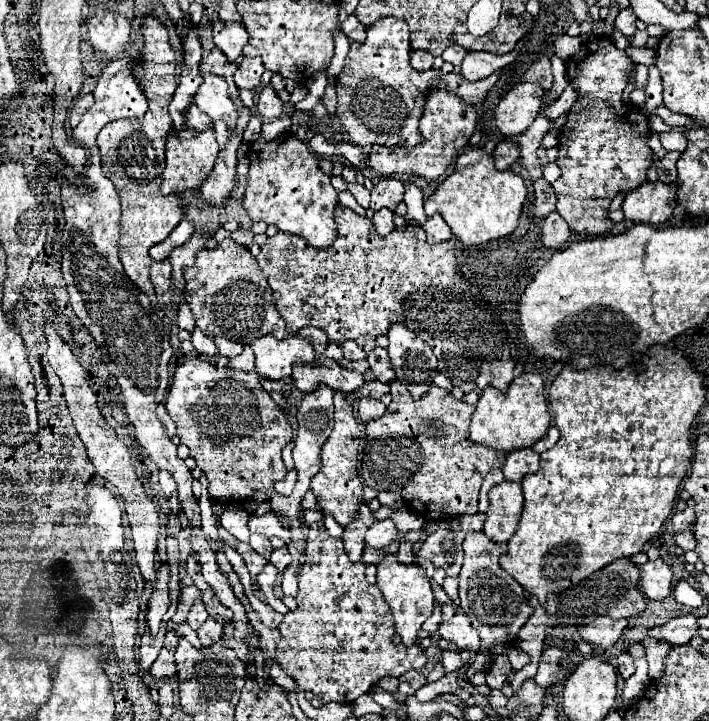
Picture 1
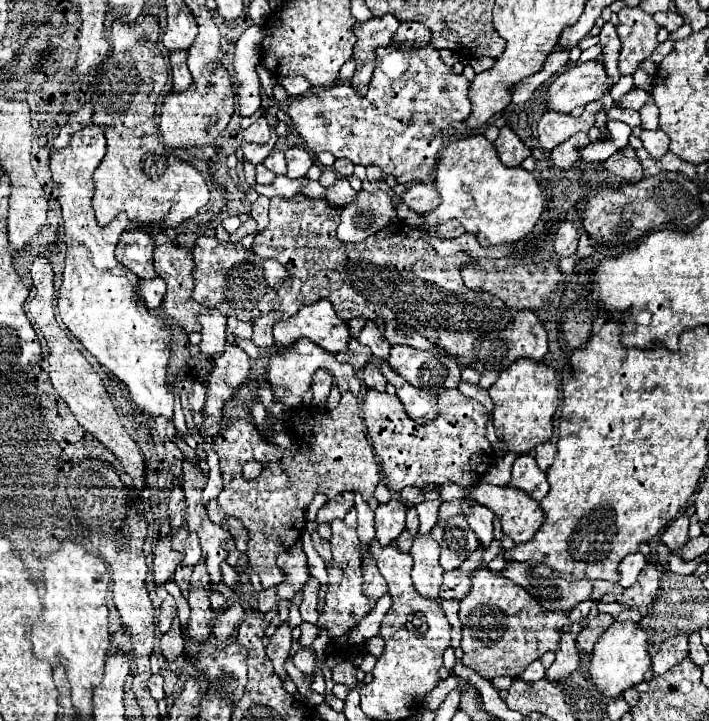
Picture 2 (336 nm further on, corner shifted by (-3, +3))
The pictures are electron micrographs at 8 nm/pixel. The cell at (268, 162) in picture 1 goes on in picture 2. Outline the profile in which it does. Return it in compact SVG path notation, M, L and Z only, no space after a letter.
M258 163L256 165L256 181L260 183L260 185L270 185L272 181L274 181L274 173L270 171L270 169L266 169L262 163Z

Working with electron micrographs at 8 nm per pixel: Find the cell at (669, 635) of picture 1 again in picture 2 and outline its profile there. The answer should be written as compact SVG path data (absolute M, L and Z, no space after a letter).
M688 635L670 637L660 645L660 651L652 657L652 671L654 675L662 675L686 657L688 657Z

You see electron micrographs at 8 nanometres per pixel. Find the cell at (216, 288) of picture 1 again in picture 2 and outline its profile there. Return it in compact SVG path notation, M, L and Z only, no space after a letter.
M198 237L194 255L194 289L192 295L200 305L214 307L226 317L252 321L268 311L278 311L276 289L284 283L286 271L276 259L262 259L246 251L240 243L220 243L216 237Z

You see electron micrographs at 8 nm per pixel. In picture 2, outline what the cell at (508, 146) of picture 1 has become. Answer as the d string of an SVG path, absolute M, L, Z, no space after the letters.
M502 127L500 129L500 135L498 139L494 141L494 147L498 151L498 157L504 165L508 167L518 167L528 155L530 155L530 149L520 141L520 137L510 131L508 127Z

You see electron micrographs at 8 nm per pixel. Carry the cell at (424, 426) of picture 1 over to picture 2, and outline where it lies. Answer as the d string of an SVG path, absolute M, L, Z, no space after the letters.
M372 389L364 395L362 413L374 453L382 463L386 483L394 491L408 485L424 489L426 485L442 485L446 481L472 489L494 461L494 449L486 439L490 415L484 405L464 397L458 389L442 391L436 419L422 425L408 417L396 395Z

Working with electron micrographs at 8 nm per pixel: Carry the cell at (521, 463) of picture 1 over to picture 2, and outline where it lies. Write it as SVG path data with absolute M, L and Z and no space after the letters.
M522 455L512 465L512 487L524 489L532 499L540 501L548 493L548 479L546 473L540 471L536 459L532 455Z

